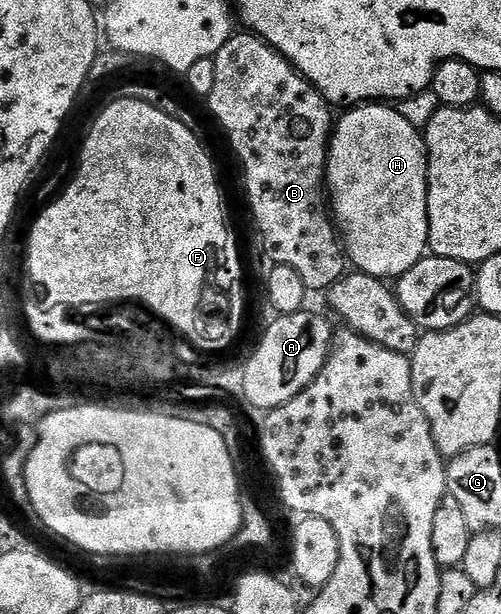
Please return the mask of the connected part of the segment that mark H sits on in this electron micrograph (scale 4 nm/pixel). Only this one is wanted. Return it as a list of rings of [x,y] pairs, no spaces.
[[[356,104],[344,115],[337,117],[334,122],[334,129],[328,144],[328,168],[326,171],[326,190],[330,195],[330,210],[334,215],[335,225],[342,239],[342,245],[346,251],[346,258],[352,262],[357,271],[361,274],[369,274],[375,278],[395,280],[403,276],[414,264],[425,257],[428,250],[428,150],[424,146],[424,135],[414,124],[406,120],[396,108],[388,104]]]

